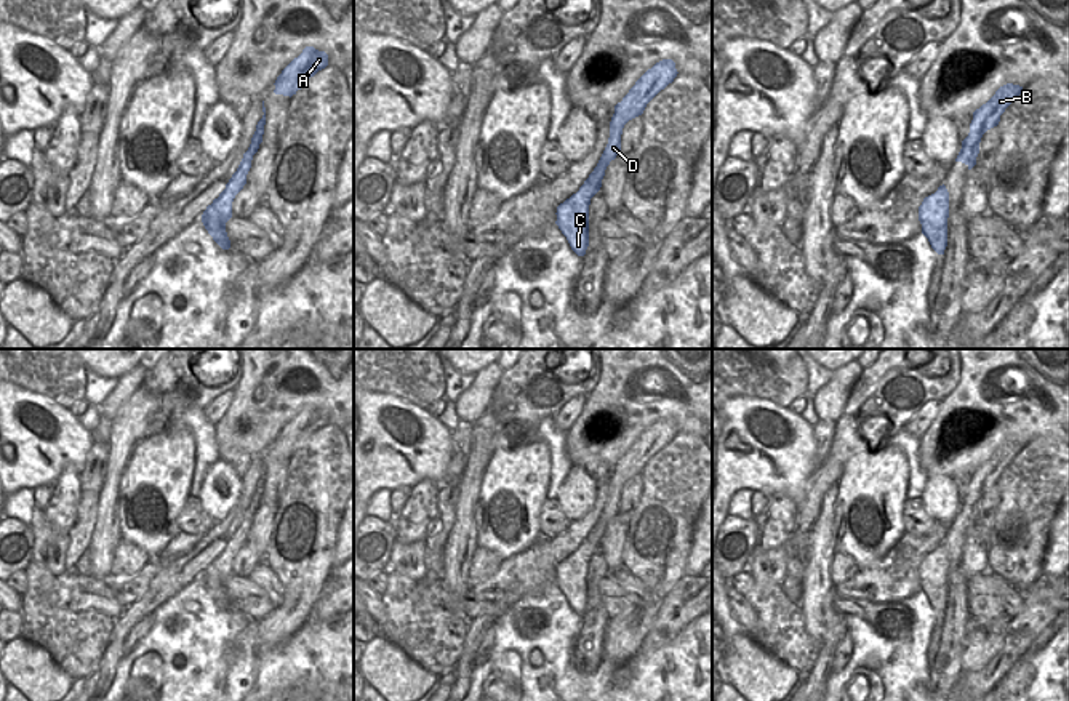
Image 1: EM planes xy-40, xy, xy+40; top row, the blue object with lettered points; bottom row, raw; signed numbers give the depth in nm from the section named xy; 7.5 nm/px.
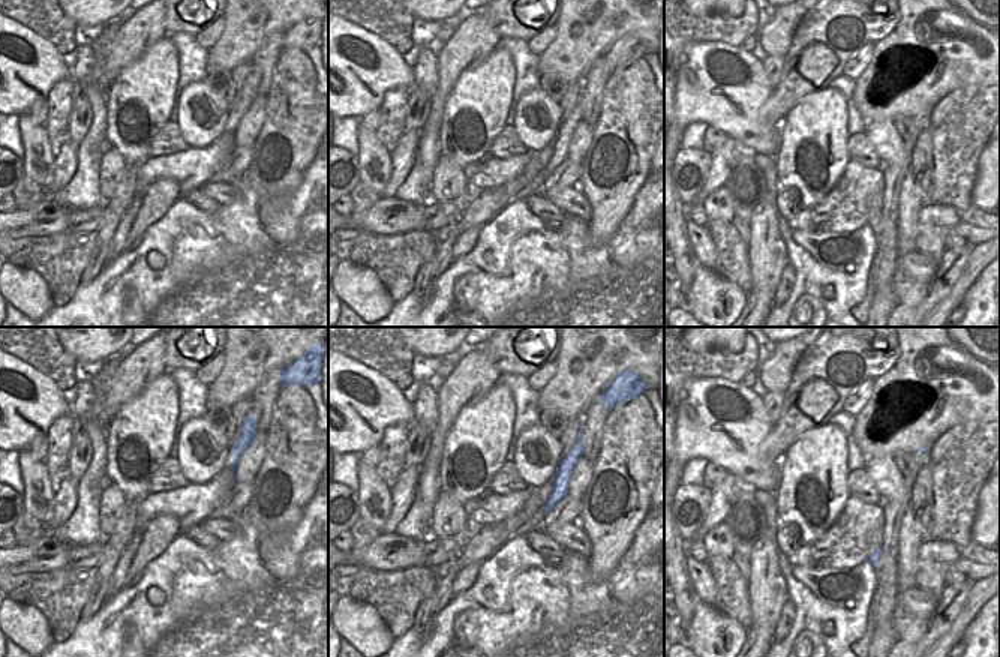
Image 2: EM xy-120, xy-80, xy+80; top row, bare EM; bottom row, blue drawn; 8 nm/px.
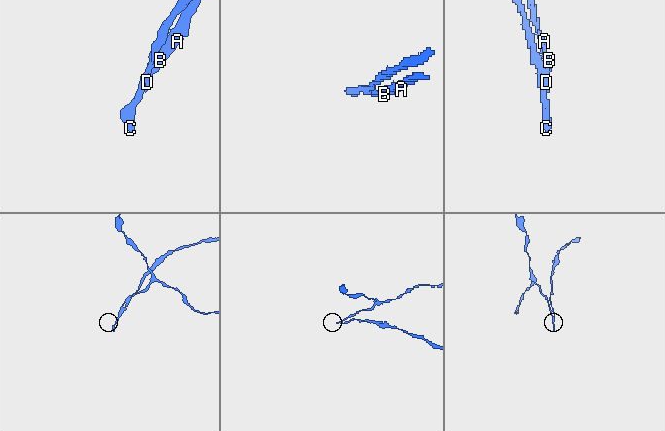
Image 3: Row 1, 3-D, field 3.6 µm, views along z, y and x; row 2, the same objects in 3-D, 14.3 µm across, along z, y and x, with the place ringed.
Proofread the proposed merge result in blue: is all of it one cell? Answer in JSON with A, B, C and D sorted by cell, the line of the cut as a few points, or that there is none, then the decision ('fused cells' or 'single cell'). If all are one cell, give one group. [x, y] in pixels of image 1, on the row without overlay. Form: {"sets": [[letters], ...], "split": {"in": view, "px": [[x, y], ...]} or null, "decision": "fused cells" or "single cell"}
{"sets": [["A", "B"], ["C", "D"]], "split": {"in": "xy", "px": [[610, 484], [623, 485]]}, "decision": "fused cells"}

